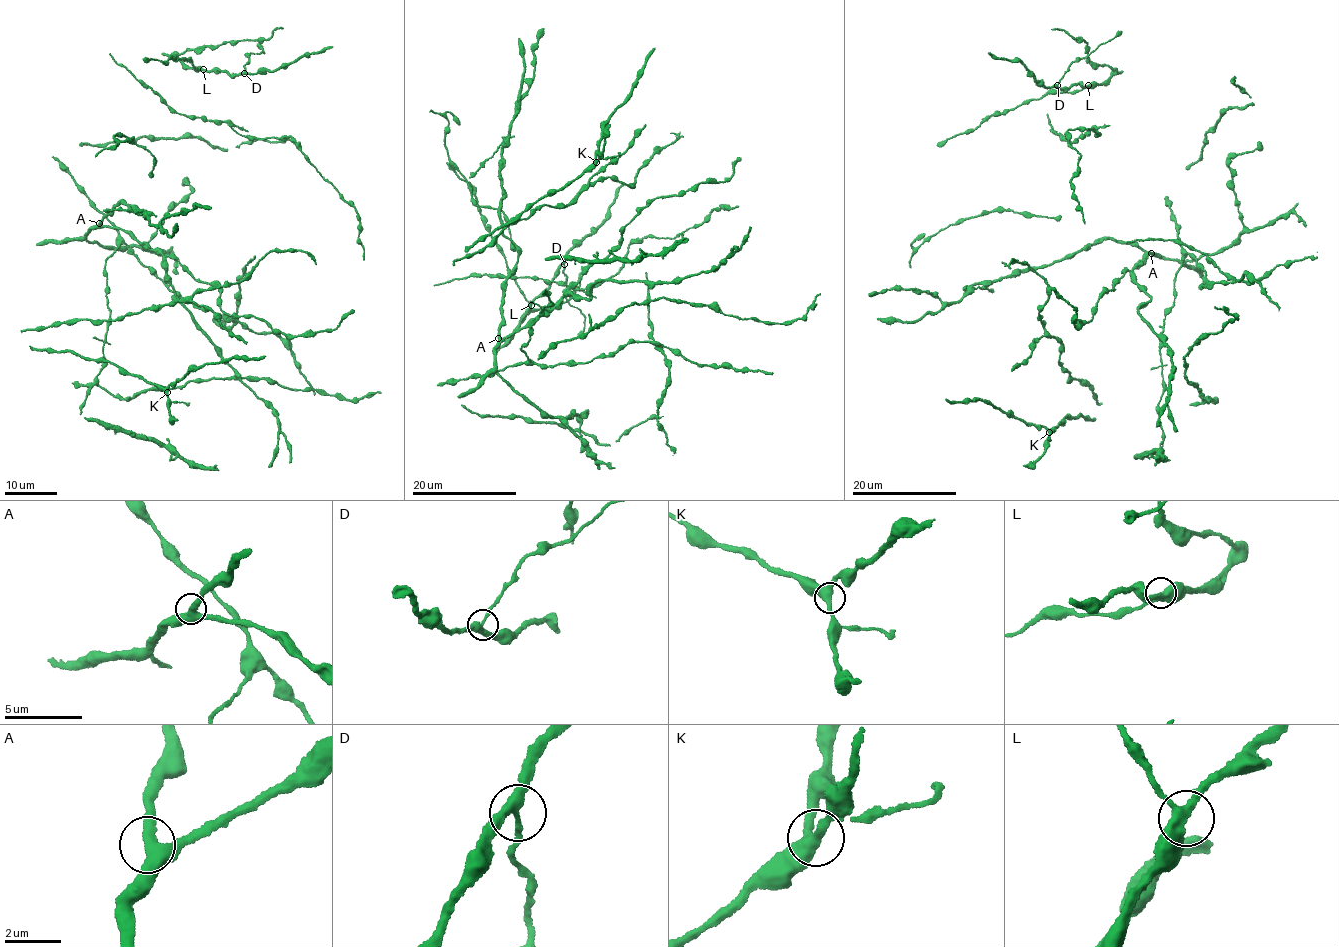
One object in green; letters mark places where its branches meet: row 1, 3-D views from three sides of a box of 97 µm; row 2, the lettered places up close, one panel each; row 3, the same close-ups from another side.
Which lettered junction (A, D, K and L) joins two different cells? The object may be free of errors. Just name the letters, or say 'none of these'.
D

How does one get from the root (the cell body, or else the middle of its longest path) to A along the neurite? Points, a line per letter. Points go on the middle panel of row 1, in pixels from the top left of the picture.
A: (566, 292), (551, 308), (525, 326), (498, 338)

